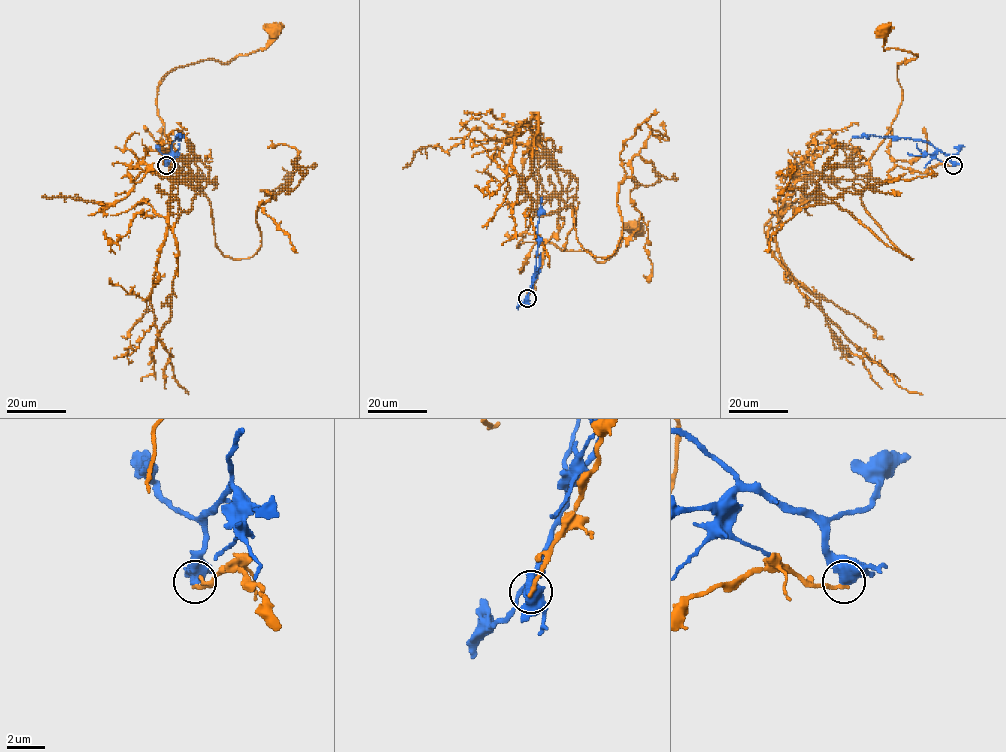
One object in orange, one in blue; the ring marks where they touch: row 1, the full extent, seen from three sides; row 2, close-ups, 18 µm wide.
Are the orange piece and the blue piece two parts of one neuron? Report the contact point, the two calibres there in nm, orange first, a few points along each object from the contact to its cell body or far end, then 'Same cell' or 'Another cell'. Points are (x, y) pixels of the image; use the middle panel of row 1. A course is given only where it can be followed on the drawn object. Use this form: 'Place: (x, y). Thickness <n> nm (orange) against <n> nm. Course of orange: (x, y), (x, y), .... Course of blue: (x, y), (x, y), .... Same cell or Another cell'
Place: (527, 298). Thickness 200 nm (orange) against 700 nm. Course of orange: (526, 298), (564, 202), (535, 212), (517, 247), (550, 242), (597, 262), (637, 228). Course of blue: (526, 298), (535, 266), (541, 197). Another cell

